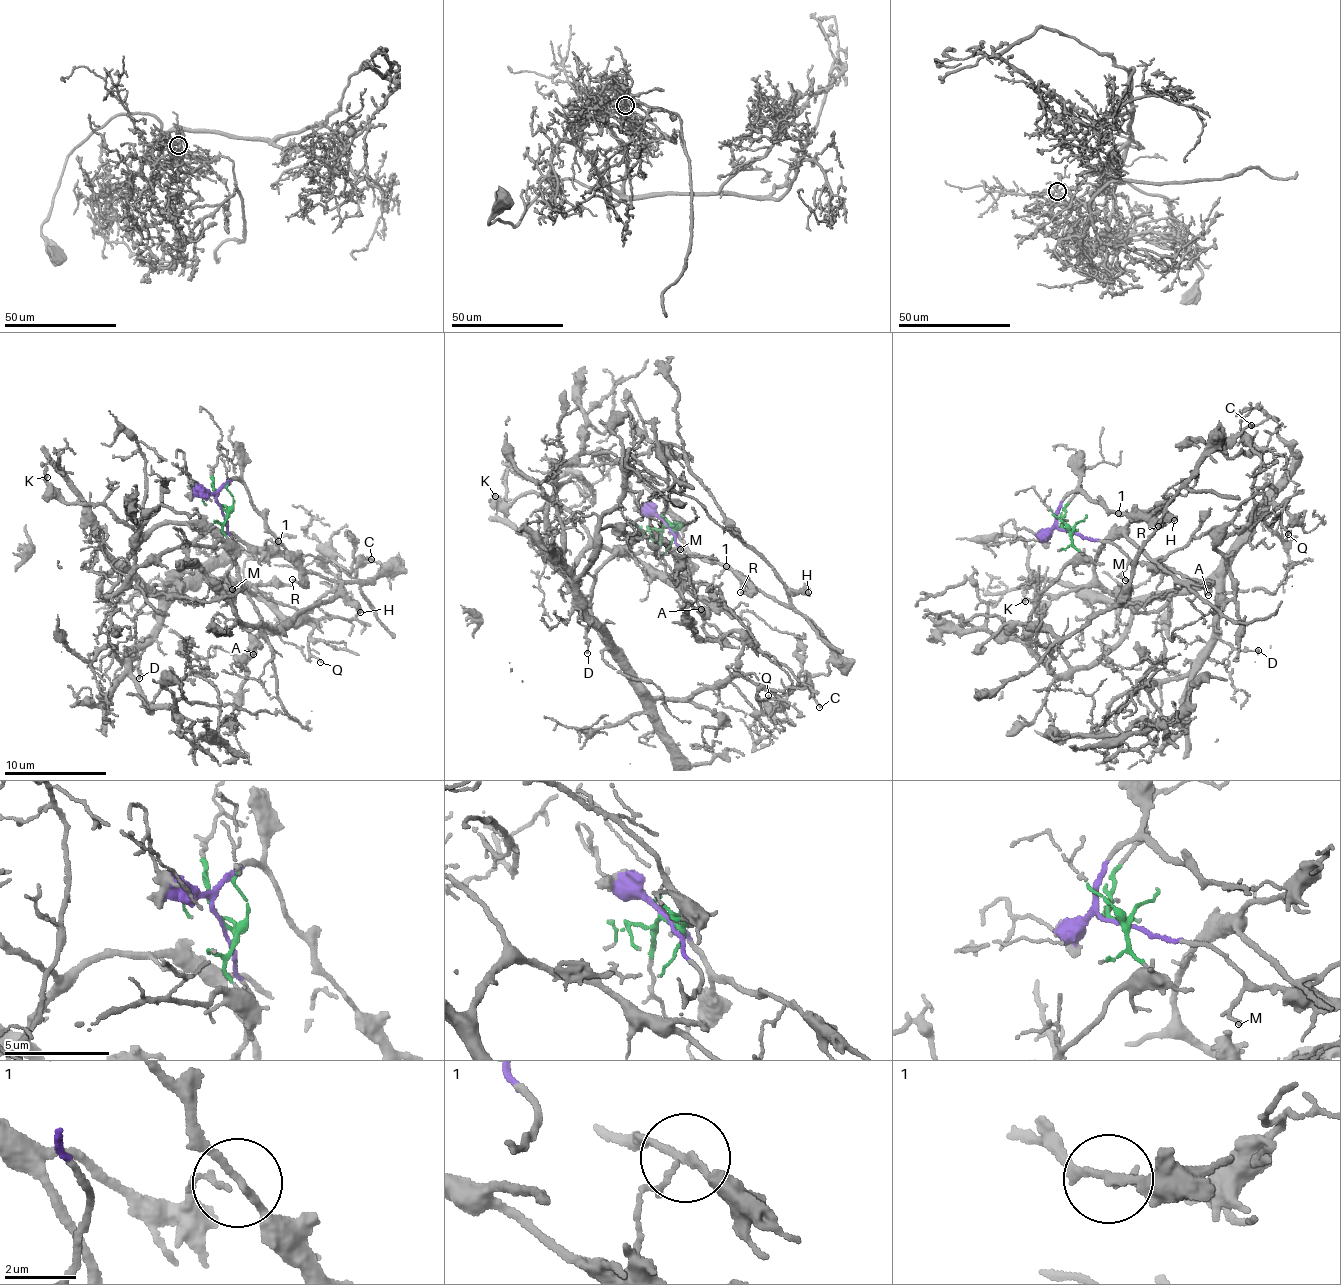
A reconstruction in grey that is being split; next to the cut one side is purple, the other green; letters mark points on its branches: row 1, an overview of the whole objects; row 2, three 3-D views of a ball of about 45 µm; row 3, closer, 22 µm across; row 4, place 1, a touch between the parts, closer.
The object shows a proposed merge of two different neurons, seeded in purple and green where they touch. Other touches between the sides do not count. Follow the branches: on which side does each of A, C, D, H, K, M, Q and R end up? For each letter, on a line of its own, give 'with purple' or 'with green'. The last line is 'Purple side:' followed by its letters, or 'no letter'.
A: with purple
C: with purple
D: with green
H: with purple
K: with green
M: with purple
Q: with green
R: with purple
Purple side: A, C, H, M, R

